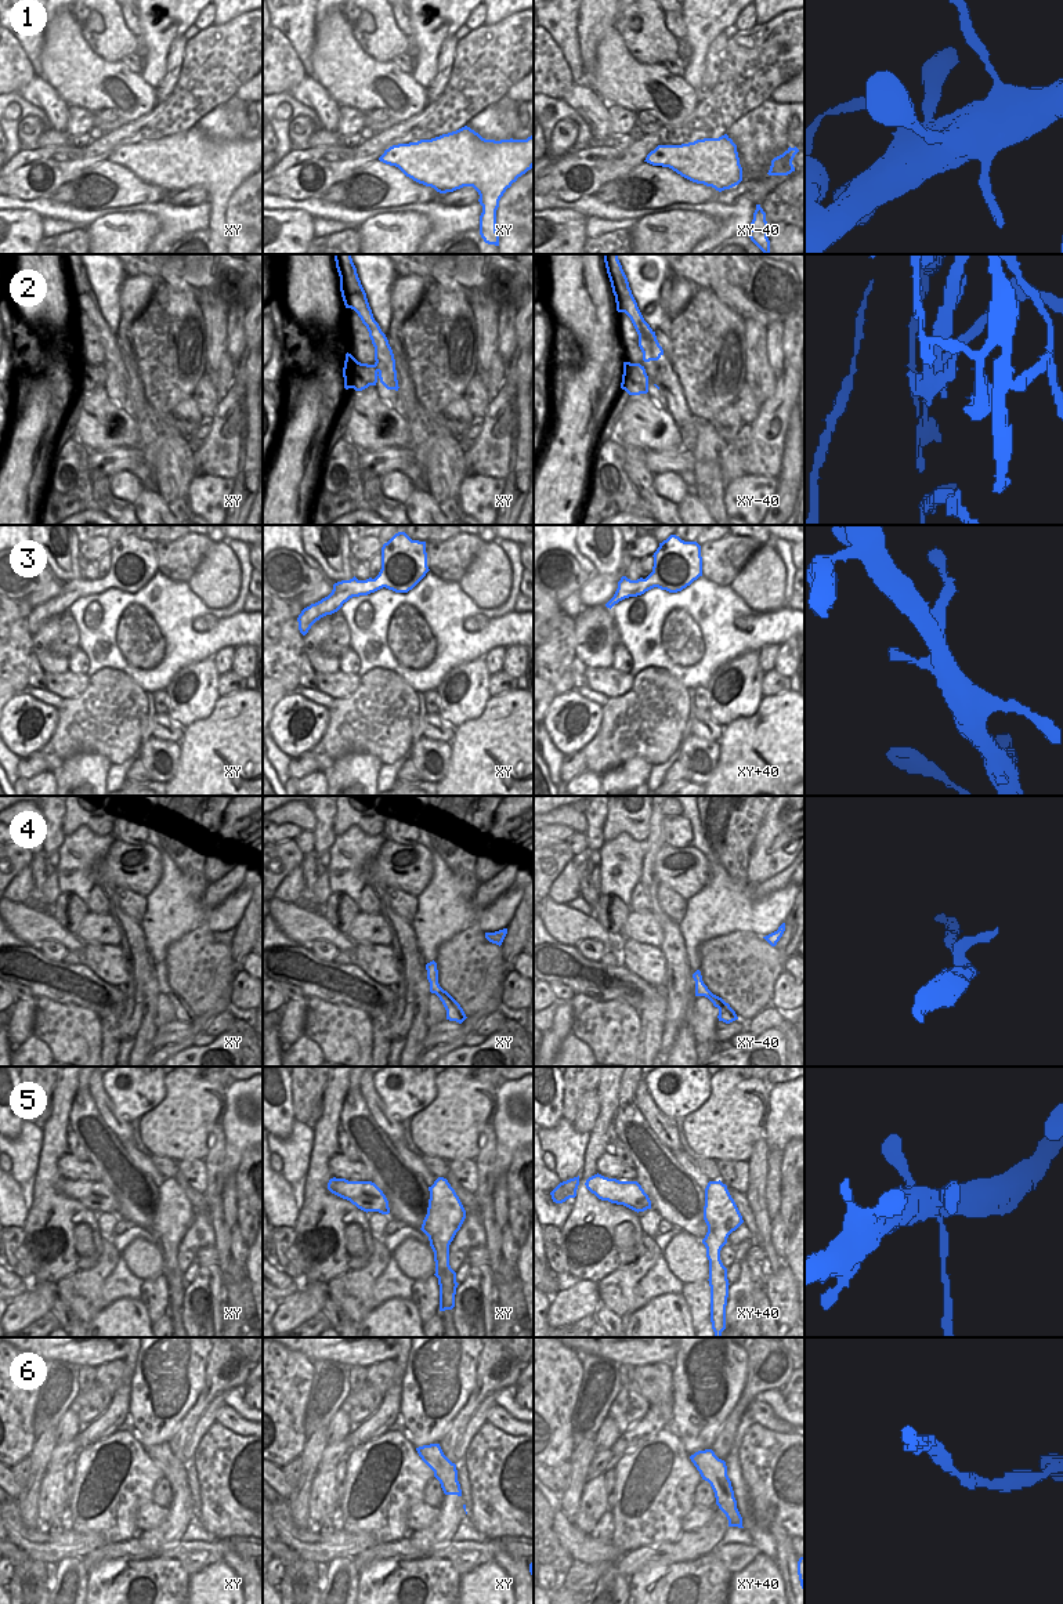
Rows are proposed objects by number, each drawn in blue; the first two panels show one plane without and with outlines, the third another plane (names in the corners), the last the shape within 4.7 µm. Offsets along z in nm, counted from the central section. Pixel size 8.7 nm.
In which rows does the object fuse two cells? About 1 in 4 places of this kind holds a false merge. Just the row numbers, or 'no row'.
2

